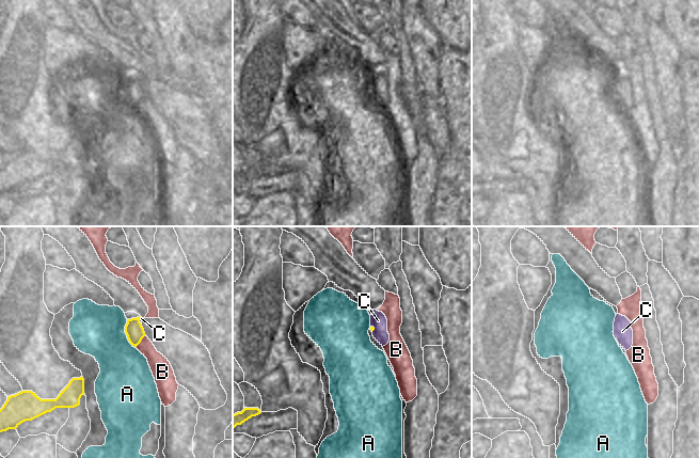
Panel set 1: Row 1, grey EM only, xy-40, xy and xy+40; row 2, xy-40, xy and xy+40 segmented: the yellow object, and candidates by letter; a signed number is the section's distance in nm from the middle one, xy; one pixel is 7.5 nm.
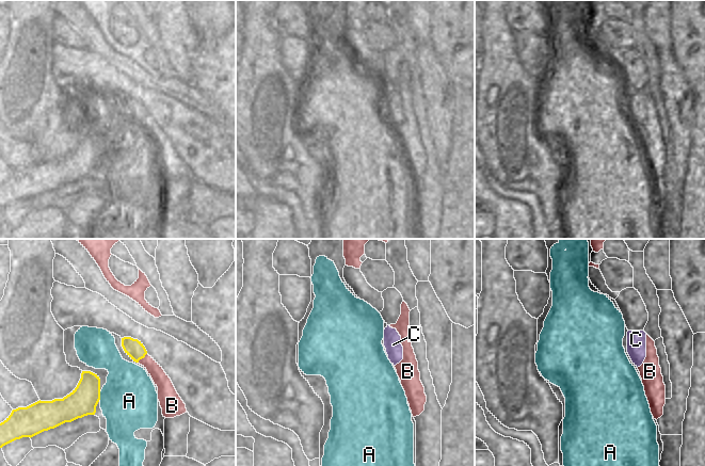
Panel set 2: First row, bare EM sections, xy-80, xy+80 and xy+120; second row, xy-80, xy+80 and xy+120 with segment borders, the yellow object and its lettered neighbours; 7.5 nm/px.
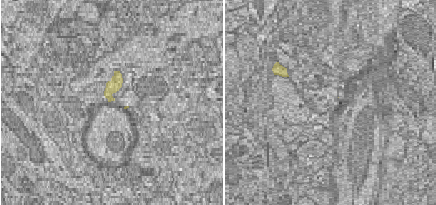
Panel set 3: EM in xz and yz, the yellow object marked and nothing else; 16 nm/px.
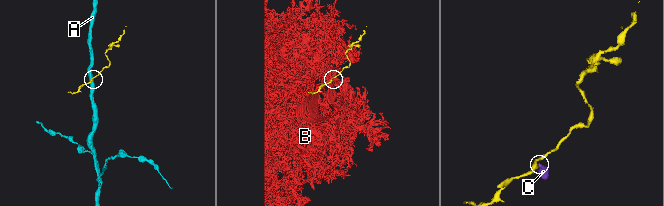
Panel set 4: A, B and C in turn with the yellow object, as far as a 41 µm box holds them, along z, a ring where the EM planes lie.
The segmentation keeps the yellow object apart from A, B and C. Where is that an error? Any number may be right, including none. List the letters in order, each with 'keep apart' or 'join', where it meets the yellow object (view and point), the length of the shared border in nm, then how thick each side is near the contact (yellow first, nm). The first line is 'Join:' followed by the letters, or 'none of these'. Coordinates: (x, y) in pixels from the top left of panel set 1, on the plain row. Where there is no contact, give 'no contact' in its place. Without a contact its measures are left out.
Join: C
A: keep apart; contact xy-40 (125, 93); length 200 nm; calibres 140 and 380 nm
B: keep apart; contact xy-40 (141, 100); length 120 nm; calibres 140 and 150 nm
C: join; contact xy (374, 89); length 50 nm; calibres 30 and 120 nm

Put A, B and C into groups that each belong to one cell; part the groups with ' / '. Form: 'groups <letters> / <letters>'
groups A / B / C

